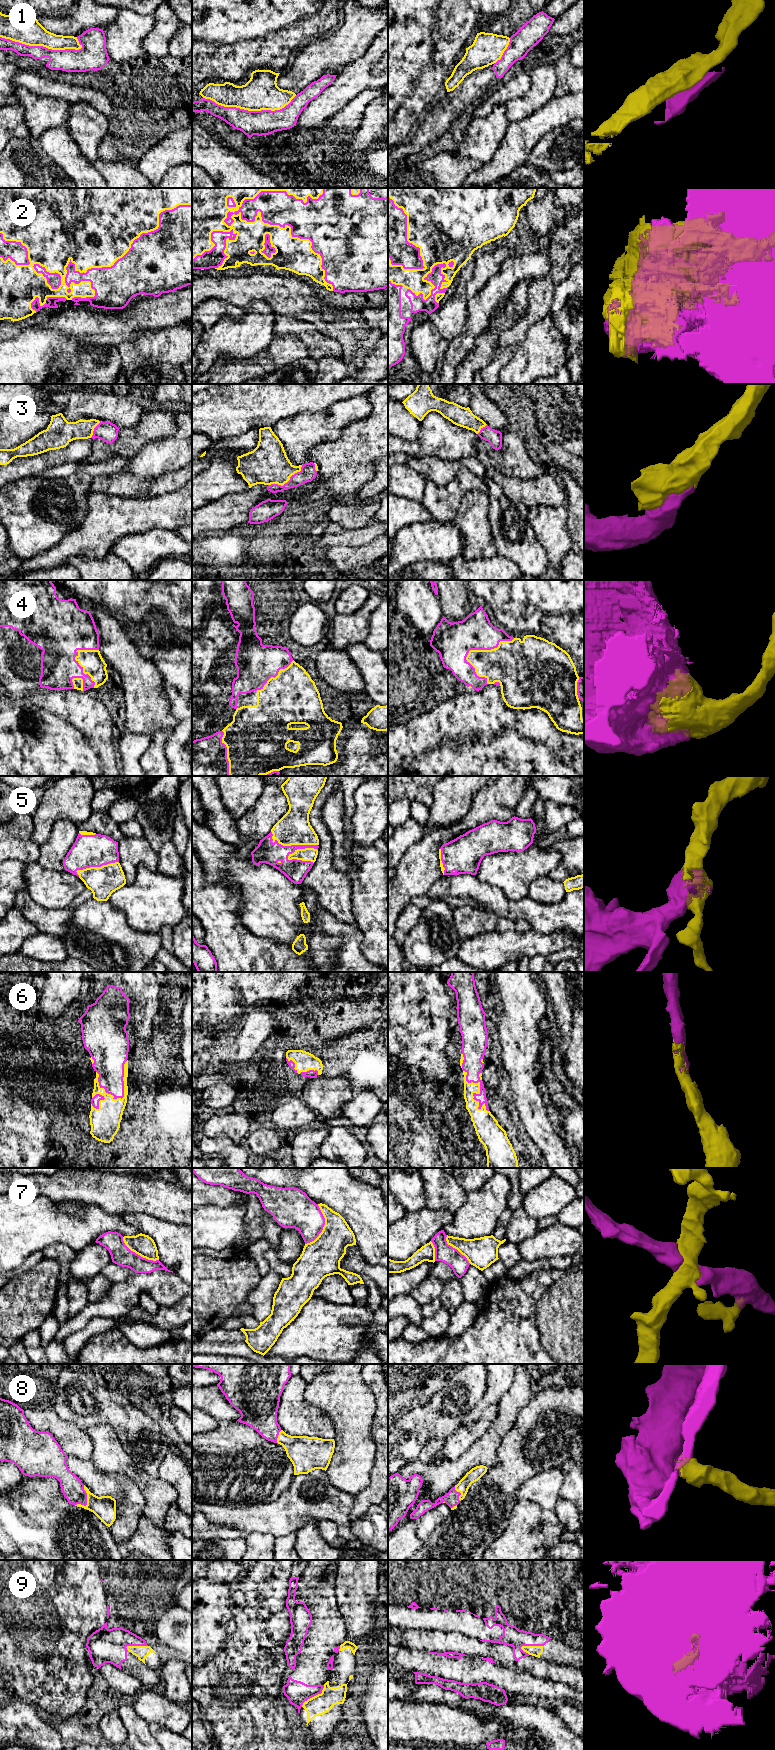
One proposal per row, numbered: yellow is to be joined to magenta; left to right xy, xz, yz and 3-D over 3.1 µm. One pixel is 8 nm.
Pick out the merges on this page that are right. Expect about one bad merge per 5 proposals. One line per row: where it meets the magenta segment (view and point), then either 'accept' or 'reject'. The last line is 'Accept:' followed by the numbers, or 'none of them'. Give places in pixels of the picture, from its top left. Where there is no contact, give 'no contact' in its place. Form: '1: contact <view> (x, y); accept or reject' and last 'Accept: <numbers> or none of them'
1: contact xz (249, 111); reject
2: contact xz (290, 226); accept
3: contact xz (288, 481); accept
4: contact yz (488, 649); accept
5: contact xz (301, 848); accept
6: contact yz (480, 1091); accept
7: contact xz (323, 1226); reject
8: contact xy (86, 1501); accept
9: contact yz (531, 1645); reject
Accept: 2, 3, 4, 5, 6, 8

